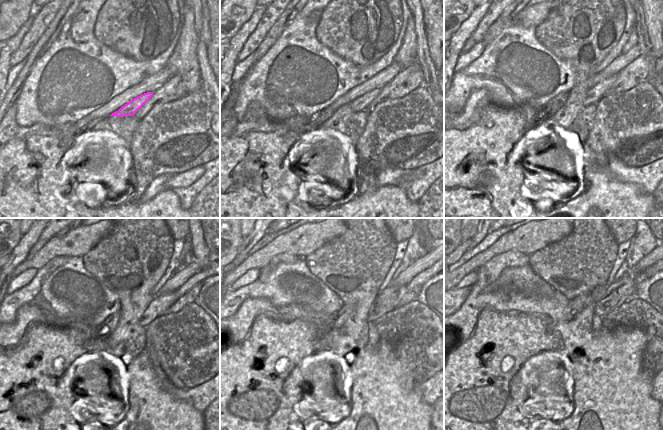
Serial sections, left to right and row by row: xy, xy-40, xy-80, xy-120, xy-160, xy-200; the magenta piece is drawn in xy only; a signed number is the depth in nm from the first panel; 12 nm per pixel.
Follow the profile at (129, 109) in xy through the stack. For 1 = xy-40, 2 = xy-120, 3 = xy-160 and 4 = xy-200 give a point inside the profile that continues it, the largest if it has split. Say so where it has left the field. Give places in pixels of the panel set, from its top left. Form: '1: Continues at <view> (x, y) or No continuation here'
1: Continues at xy-40 (361, 103)
2: Continues at xy-120 (161, 303)
3: Continues at xy-160 (389, 299)
4: Continues at xy-200 (620, 290)

